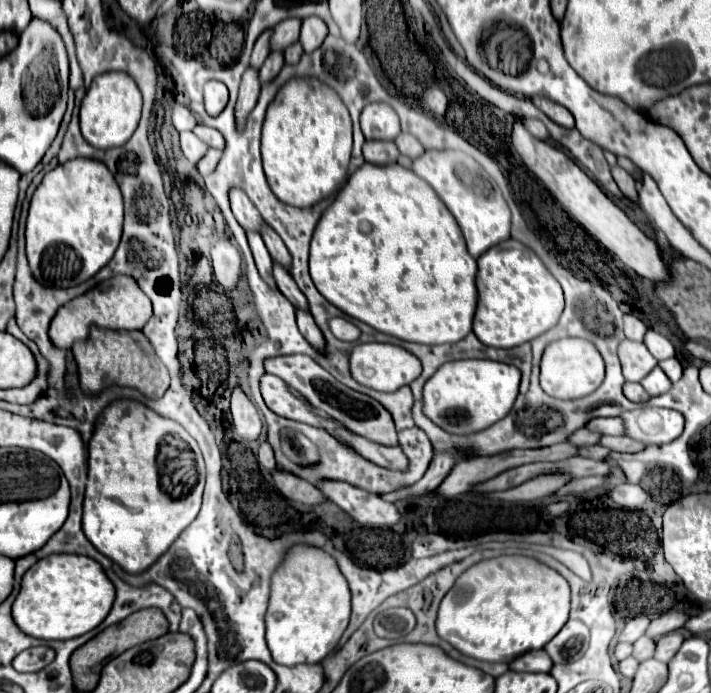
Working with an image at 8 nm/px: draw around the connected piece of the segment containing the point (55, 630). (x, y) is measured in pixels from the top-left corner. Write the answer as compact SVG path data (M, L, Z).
M50 555L32 565L20 583L20 593L12 605L12 619L22 633L44 641L66 641L98 627L114 601L114 585L102 567L80 555Z

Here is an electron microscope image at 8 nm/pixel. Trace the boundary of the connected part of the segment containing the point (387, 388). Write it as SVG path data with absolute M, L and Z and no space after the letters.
M364 343L356 345L350 353L350 373L352 379L364 387L370 387L374 391L384 391L384 393L394 393L404 385L410 385L420 373L420 361L408 353L406 349L390 343Z

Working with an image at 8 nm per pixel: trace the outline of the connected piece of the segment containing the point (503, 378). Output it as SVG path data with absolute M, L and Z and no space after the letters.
M462 359L462 361L450 361L444 363L424 385L424 415L434 423L440 425L440 429L456 435L468 435L478 433L478 429L488 429L488 425L494 425L496 421L504 419L518 397L518 385L520 385L520 371L512 365L490 361L490 359Z

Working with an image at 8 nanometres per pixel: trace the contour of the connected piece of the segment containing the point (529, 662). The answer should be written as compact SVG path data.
M544 649L528 651L514 661L510 661L512 671L528 671L528 673L548 673L552 669L552 659Z

